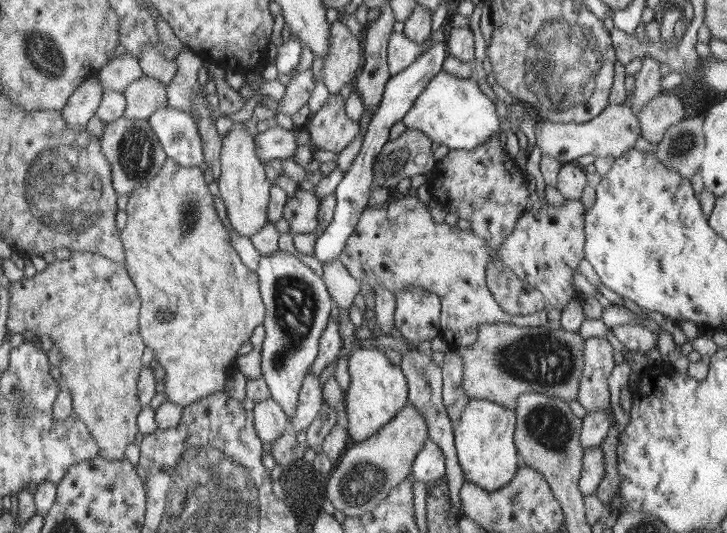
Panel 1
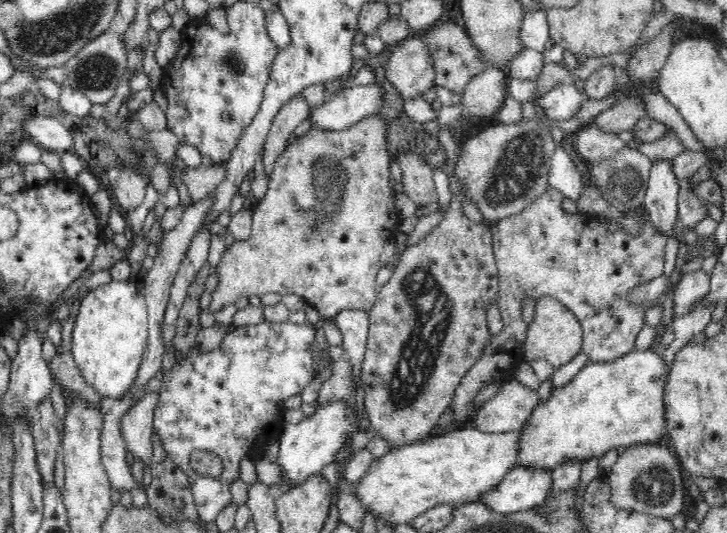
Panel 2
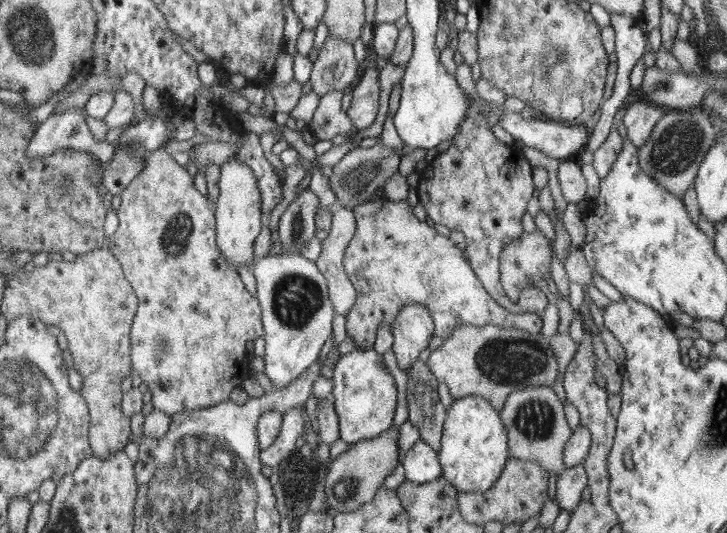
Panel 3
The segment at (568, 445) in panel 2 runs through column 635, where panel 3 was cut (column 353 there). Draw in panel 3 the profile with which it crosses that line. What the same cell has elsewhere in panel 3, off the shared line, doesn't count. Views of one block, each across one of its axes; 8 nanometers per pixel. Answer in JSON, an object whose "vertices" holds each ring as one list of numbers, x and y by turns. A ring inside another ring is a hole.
{"vertices":[[354,349,343,356,334,368,333,392,335,411,339,418,340,435,347,445,380,437,390,428,396,410,396,384,384,368,382,358,373,350]]}

